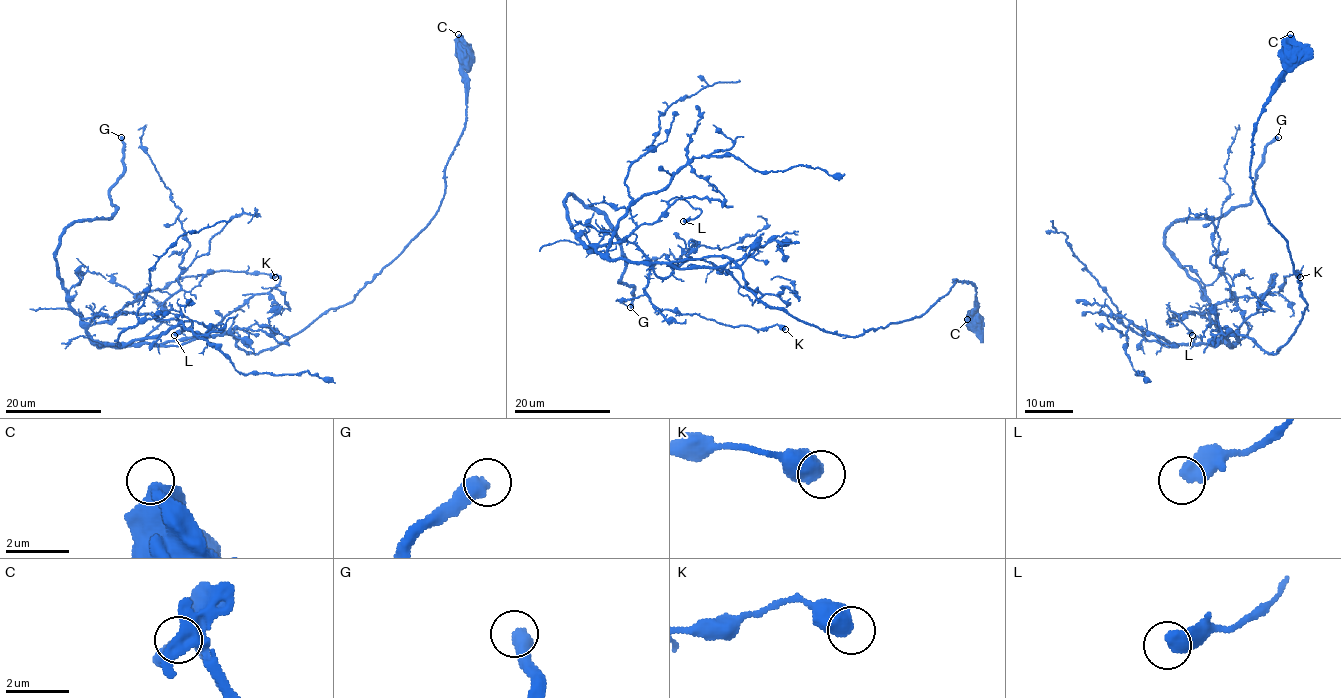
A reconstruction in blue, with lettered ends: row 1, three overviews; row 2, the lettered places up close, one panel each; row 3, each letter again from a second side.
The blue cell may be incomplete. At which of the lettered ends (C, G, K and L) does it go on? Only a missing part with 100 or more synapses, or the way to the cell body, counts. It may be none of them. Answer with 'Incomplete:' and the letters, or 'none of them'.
Incomplete: G

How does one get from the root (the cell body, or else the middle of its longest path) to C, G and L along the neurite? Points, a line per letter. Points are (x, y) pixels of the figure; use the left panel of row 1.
C: (234, 338), (247, 353), (273, 350), (347, 305), (435, 214), (444, 166), (466, 116), (458, 34)
G: (234, 338), (98, 345), (70, 305), (59, 236), (115, 212), (121, 137)
L: (234, 338), (116, 346), (98, 345), (87, 329), (118, 313), (158, 321), (176, 310), (191, 324), (174, 335)

